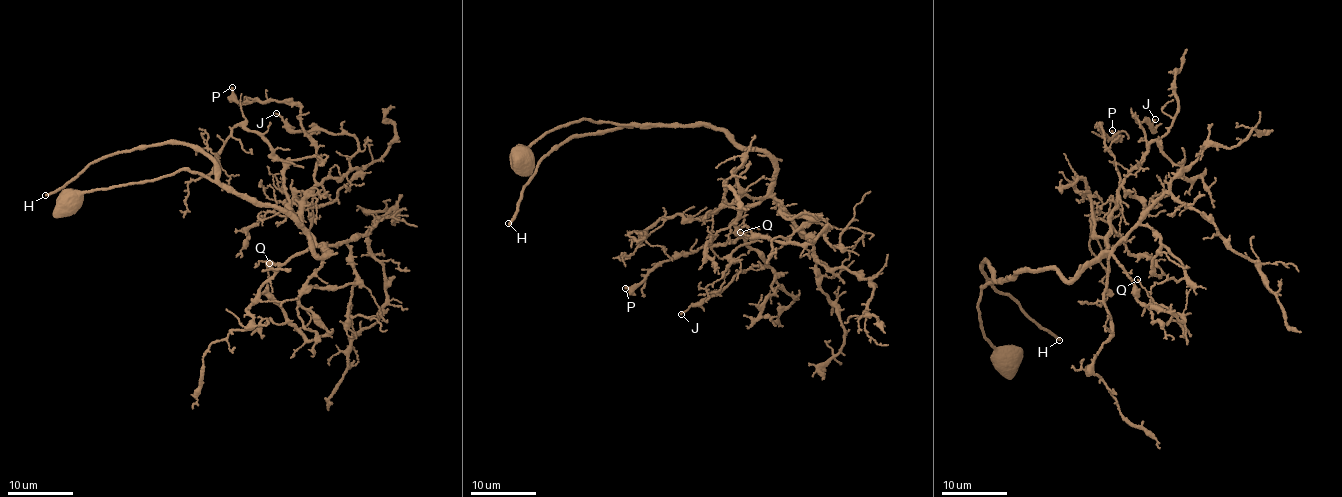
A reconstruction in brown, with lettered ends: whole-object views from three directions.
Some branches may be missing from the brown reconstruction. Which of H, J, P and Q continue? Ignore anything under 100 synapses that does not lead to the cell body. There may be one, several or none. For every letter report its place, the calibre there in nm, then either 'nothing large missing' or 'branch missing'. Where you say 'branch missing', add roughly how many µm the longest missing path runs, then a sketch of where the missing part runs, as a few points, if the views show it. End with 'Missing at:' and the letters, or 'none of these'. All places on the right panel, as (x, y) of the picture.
H: place (1059, 340); calibre 240 nm; branch missing; missing 200 µm
J: place (1155, 119); calibre 130 nm; nothing large missing
P: place (1112, 130); calibre 180 nm; nothing large missing
Q: place (1137, 279); calibre 120 nm; nothing large missing
Missing at: H

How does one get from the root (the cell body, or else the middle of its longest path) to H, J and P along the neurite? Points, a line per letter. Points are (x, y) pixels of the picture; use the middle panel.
H: (521, 161), (512, 164), (548, 132), (574, 122), (630, 124), (573, 134), (541, 160), (508, 223)
J: (521, 161), (548, 132), (585, 119), (708, 126), (770, 156), (768, 193), (733, 223), (767, 265), (681, 314)
P: (521, 161), (585, 119), (708, 126), (770, 156), (768, 193), (732, 244), (681, 252), (625, 288)

